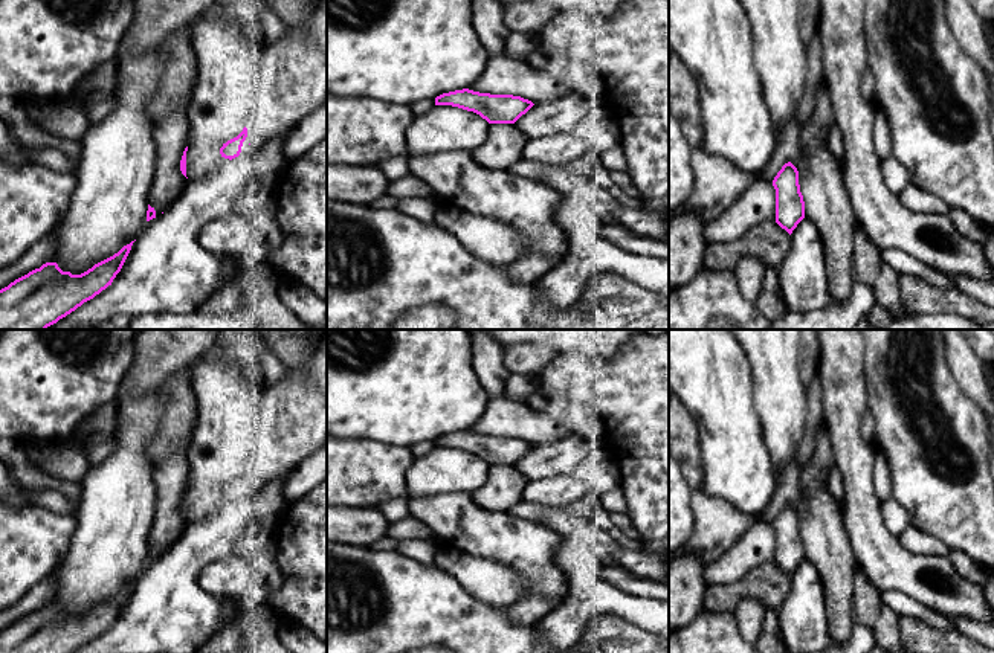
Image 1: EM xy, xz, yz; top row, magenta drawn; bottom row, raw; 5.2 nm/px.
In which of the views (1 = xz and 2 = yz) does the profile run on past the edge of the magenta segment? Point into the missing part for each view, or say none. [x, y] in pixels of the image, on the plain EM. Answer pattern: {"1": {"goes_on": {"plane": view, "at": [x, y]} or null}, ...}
{"1": {"goes_on": null}, "2": {"goes_on": null}}

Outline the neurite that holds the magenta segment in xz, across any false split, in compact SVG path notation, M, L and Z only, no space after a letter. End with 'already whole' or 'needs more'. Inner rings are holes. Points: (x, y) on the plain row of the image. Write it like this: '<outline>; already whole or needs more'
M463 430L437 438L435 447L452 447L473 453L489 465L515 465L534 446L521 438L490 436Z; already whole

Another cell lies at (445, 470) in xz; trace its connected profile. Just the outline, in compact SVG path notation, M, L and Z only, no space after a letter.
M435 447L406 471L409 497L472 494L490 476L490 465L473 453Z

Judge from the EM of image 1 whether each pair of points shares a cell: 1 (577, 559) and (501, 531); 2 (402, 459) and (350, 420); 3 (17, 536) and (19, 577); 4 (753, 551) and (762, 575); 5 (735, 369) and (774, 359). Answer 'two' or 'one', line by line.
1: two
2: two
3: one
4: two
5: two

